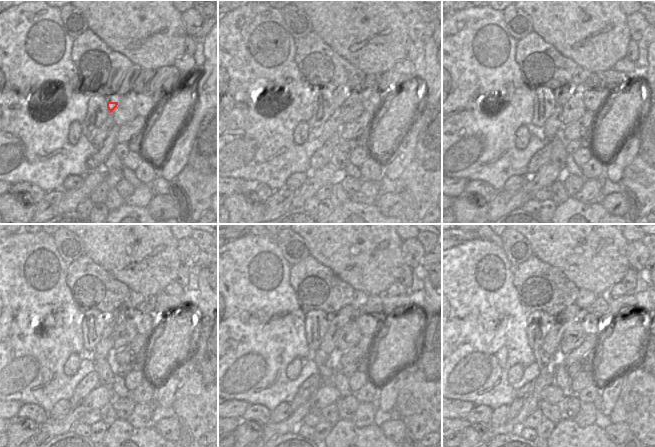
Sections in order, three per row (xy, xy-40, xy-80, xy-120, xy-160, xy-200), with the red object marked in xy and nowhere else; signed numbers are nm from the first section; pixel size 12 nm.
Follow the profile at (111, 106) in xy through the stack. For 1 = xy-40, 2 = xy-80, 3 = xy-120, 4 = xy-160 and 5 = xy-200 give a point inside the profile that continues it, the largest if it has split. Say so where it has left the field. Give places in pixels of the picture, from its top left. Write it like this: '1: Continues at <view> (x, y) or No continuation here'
1: Continues at xy-40 (340, 94)
2: Continues at xy-80 (562, 94)
3: Continues at xy-120 (116, 316)
4: Continues at xy-160 (348, 313)
5: Continues at xy-200 (573, 313).

